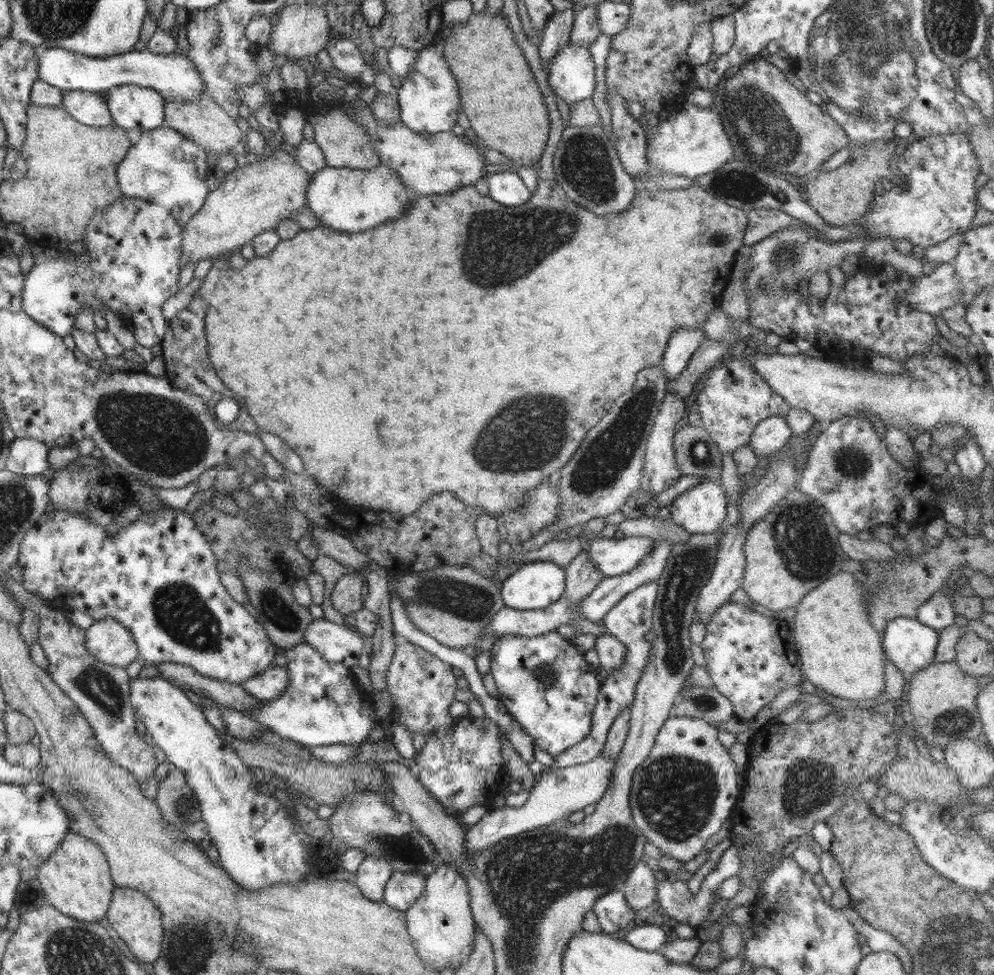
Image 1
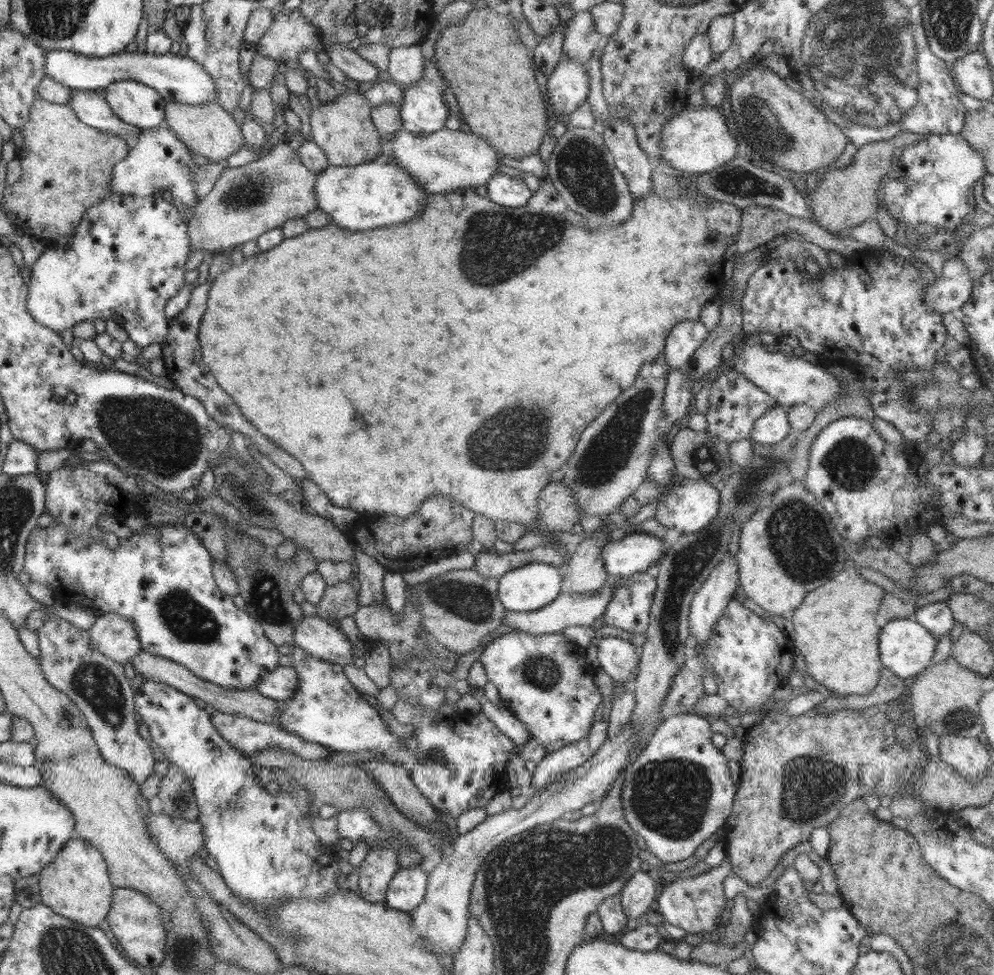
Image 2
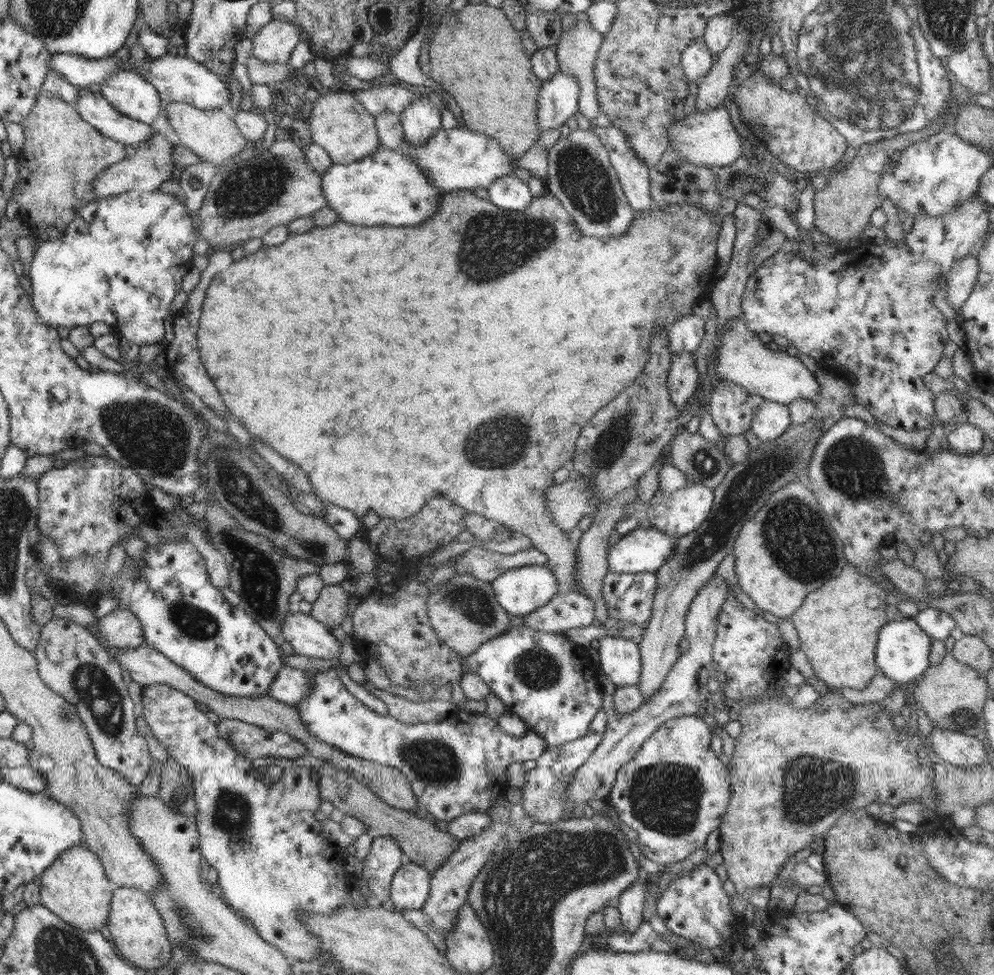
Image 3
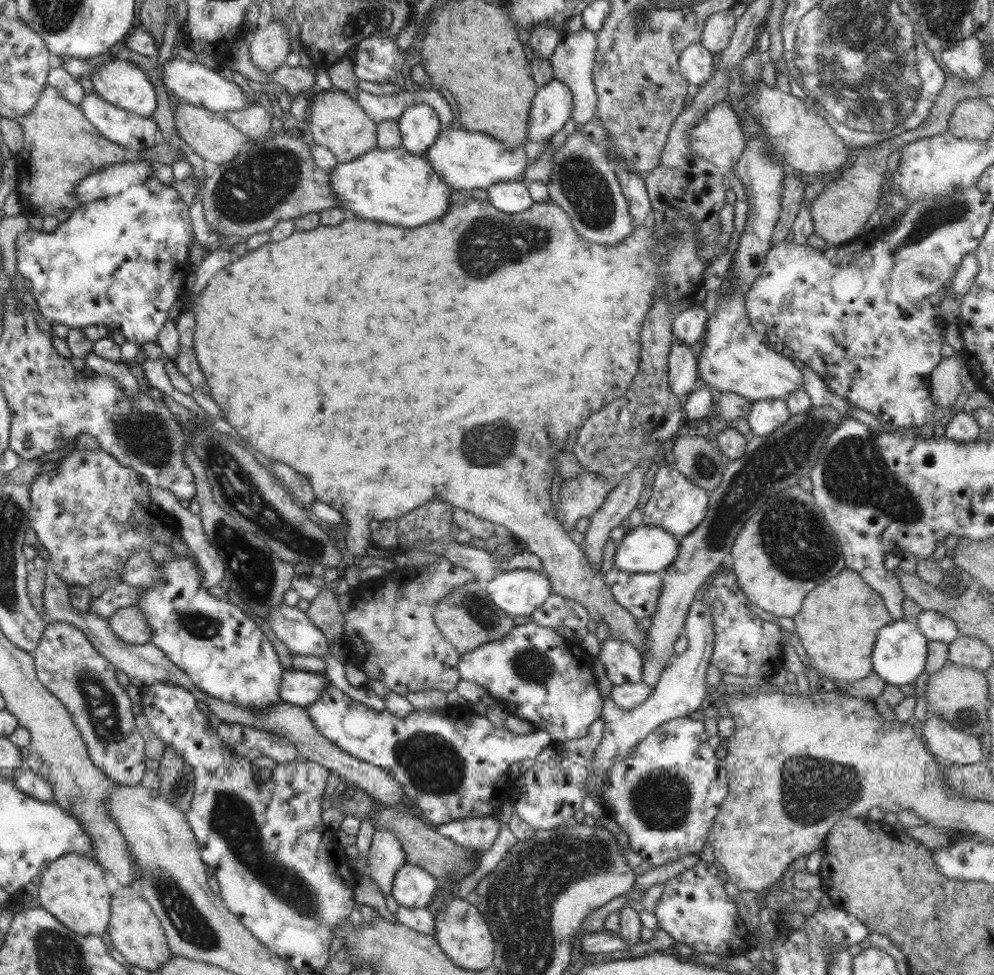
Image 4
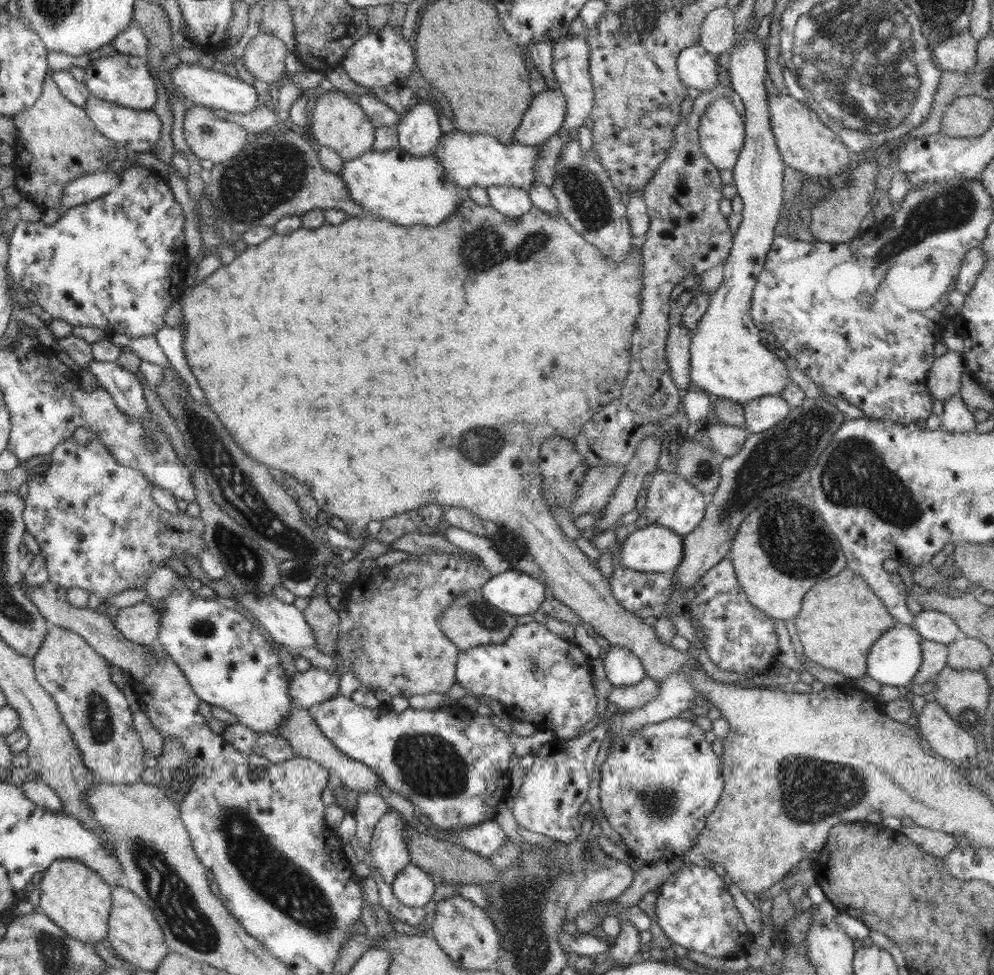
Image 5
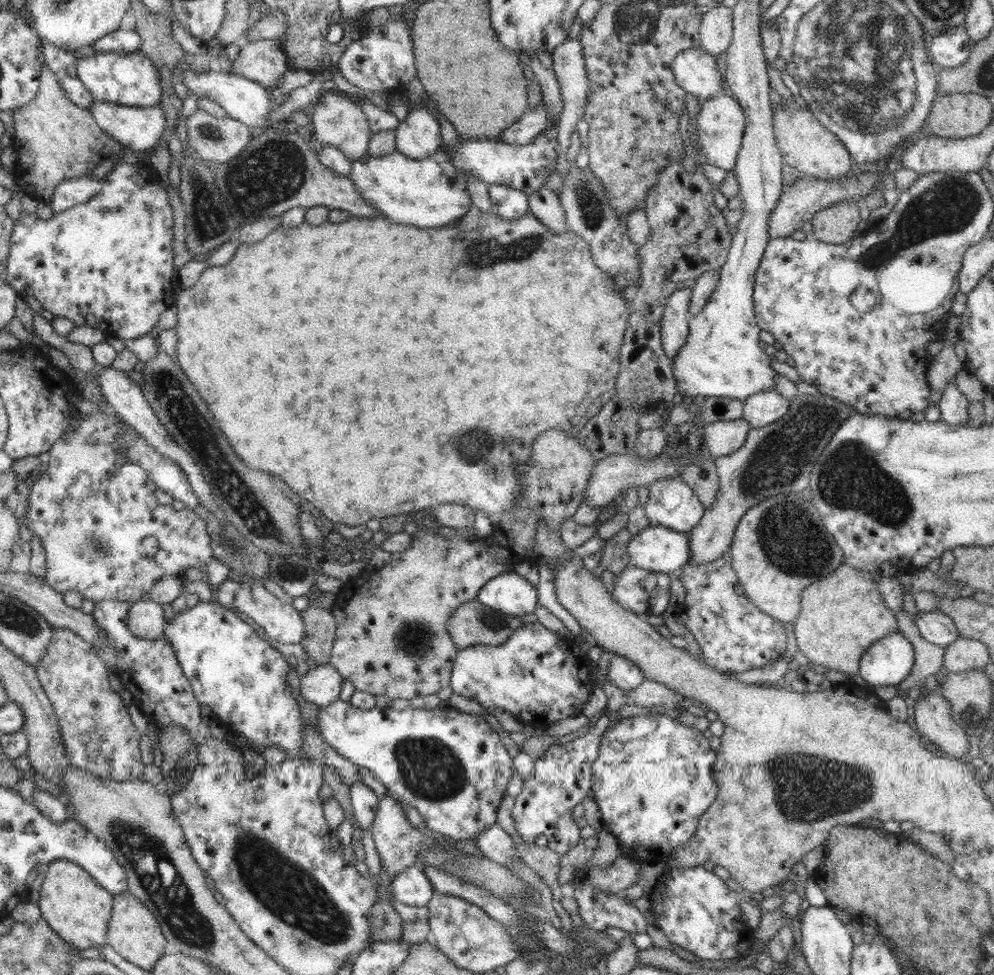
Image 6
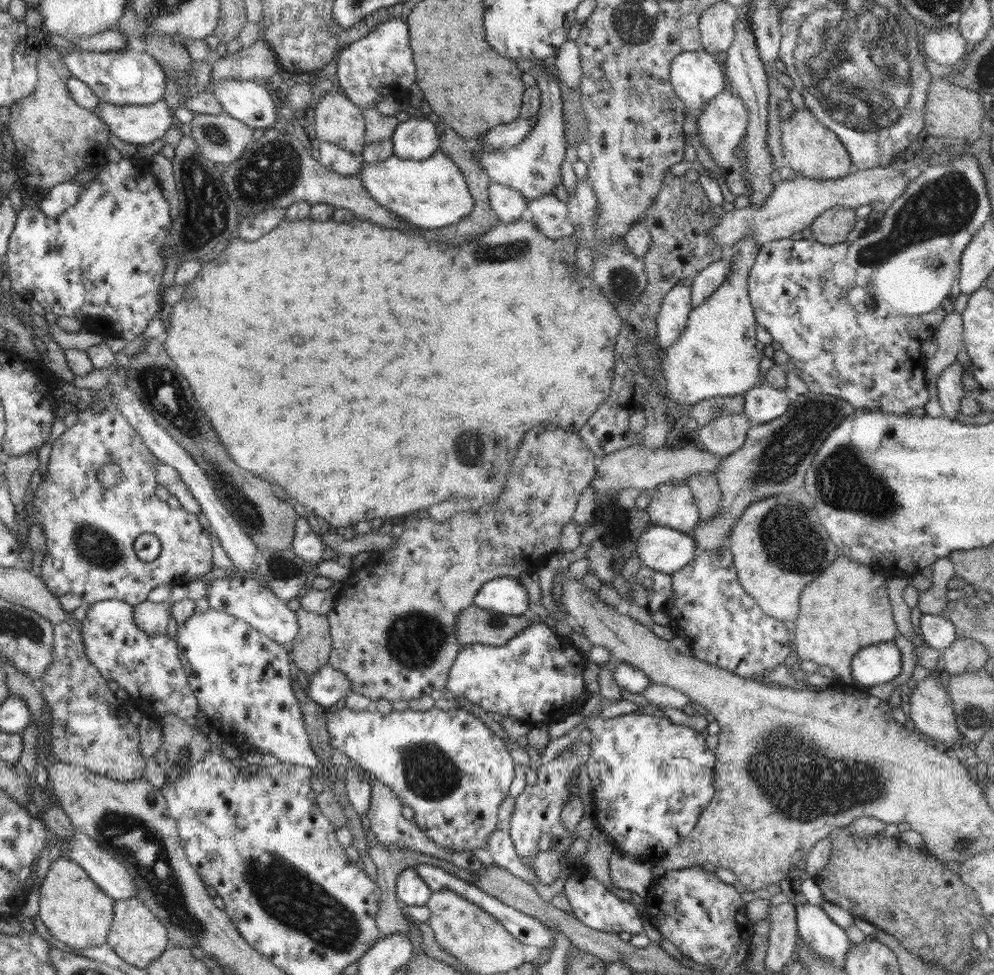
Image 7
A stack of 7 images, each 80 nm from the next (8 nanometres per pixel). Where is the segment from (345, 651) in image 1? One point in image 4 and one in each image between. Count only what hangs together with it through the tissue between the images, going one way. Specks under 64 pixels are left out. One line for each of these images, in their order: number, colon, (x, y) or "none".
2: (316, 636)
3: (308, 637)
4: (291, 625)

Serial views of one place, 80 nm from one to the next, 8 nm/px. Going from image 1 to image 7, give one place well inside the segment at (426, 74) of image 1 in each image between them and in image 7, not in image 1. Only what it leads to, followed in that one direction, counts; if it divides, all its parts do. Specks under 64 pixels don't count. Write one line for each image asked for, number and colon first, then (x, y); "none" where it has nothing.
2: (423, 110)
3: (421, 120)
4: (419, 125)
5: (419, 131)
6: (418, 136)
7: (418, 138)

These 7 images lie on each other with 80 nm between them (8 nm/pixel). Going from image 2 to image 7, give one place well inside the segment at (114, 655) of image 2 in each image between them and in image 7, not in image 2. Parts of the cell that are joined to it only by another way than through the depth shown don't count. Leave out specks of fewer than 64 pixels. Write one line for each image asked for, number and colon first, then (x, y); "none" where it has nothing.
3: (119, 630)
4: (128, 624)
5: (139, 623)
6: (145, 620)
7: (152, 618)

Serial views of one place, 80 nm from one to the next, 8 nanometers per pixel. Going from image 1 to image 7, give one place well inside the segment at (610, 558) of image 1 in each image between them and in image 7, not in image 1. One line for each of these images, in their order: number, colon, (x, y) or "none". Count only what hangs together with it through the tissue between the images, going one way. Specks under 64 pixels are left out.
2: (636, 552)
3: (645, 549)
4: (644, 549)
5: (653, 548)
6: (656, 548)
7: (664, 549)

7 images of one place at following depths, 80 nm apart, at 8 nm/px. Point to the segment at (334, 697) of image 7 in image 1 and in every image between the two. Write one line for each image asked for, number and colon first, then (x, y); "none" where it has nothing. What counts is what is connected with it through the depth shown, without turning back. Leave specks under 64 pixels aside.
1: (270, 684)
2: (280, 685)
3: (291, 686)
4: (297, 687)
5: (307, 689)
6: (321, 685)

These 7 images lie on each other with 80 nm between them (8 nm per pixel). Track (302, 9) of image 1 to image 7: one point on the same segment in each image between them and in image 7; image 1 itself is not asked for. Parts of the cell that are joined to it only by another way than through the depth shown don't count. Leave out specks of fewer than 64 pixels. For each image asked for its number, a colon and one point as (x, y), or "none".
2: (290, 33)
3: (274, 42)
4: (268, 45)
5: (264, 56)
6: (263, 61)
7: (258, 60)

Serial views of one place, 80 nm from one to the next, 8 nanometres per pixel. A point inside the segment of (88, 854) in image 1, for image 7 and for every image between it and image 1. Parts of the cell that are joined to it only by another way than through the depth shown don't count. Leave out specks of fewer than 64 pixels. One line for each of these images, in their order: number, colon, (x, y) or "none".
2: (76, 885)
3: (75, 887)
4: (73, 890)
5: (77, 899)
6: (77, 908)
7: (75, 910)

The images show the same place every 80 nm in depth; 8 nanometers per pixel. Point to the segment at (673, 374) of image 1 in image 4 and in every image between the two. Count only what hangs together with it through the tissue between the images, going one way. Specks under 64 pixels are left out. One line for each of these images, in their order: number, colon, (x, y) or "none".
2: (685, 337)
3: (685, 334)
4: (689, 326)

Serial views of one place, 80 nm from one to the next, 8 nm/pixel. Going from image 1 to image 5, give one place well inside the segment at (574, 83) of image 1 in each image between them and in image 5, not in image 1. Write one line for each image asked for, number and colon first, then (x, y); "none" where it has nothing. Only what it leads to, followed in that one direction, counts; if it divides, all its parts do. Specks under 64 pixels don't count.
2: (568, 85)
3: (557, 101)
4: (552, 105)
5: (545, 117)

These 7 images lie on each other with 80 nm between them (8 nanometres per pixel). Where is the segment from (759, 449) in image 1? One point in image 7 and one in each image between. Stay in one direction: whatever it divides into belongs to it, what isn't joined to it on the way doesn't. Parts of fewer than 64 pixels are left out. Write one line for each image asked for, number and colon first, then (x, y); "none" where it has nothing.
2: (772, 427)
3: (771, 419)
4: (765, 416)
5: (761, 413)
6: (762, 409)
7: (763, 403)

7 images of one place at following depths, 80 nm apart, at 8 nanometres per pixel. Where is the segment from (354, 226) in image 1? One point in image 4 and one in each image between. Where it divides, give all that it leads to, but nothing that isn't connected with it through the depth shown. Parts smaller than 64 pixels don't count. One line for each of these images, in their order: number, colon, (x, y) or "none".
2: (379, 193)
3: (386, 187)
4: (384, 185)

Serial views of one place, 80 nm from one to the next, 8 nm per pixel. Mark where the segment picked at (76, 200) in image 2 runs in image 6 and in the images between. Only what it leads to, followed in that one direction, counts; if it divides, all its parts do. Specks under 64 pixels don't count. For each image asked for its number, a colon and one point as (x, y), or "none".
3: (63, 155)
4: (62, 148)
5: (56, 143)
6: (55, 140)

